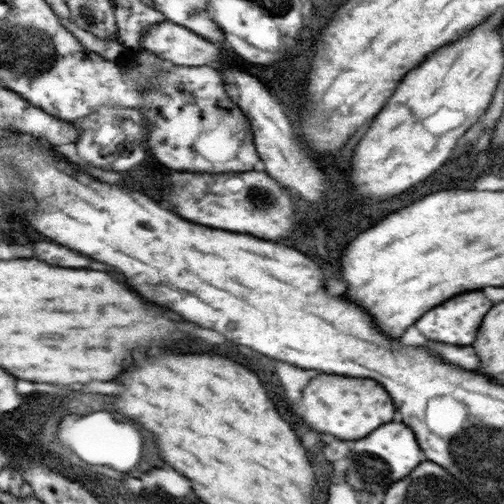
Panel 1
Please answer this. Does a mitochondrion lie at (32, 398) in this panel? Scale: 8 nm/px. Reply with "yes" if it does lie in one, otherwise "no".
no

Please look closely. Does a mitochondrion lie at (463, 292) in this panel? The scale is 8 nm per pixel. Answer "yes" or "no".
no

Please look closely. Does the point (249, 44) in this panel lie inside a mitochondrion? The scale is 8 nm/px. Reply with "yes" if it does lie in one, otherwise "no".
no

